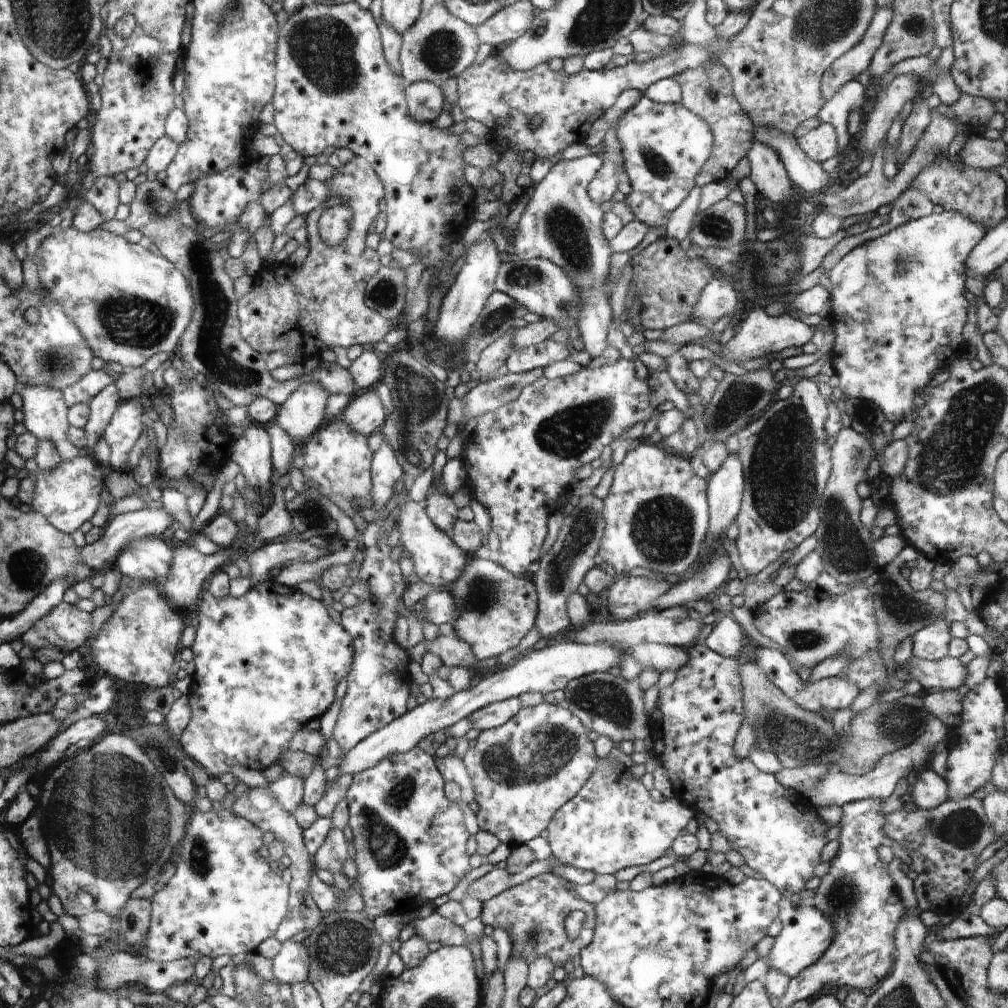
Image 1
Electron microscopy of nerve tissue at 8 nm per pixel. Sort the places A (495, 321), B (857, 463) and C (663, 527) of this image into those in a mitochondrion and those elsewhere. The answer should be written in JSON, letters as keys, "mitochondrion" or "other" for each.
{"A":"mitochondrion","B":"mitochondrion","C":"mitochondrion"}

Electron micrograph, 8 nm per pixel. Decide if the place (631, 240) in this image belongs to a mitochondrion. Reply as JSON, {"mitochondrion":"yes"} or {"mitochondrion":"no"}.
{"mitochondrion":"no"}

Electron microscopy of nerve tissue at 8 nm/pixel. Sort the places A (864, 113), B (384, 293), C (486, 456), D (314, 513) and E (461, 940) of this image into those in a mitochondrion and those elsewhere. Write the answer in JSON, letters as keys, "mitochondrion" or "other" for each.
{"A":"other","B":"mitochondrion","C":"other","D":"other","E":"other"}

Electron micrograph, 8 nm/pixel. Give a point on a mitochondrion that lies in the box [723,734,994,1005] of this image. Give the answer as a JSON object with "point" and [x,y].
{"point":[844,898]}

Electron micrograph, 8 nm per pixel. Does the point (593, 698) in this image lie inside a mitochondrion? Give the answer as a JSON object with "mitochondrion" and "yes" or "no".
{"mitochondrion":"yes"}

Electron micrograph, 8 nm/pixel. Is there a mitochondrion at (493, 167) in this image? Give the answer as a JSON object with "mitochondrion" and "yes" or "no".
{"mitochondrion":"no"}

